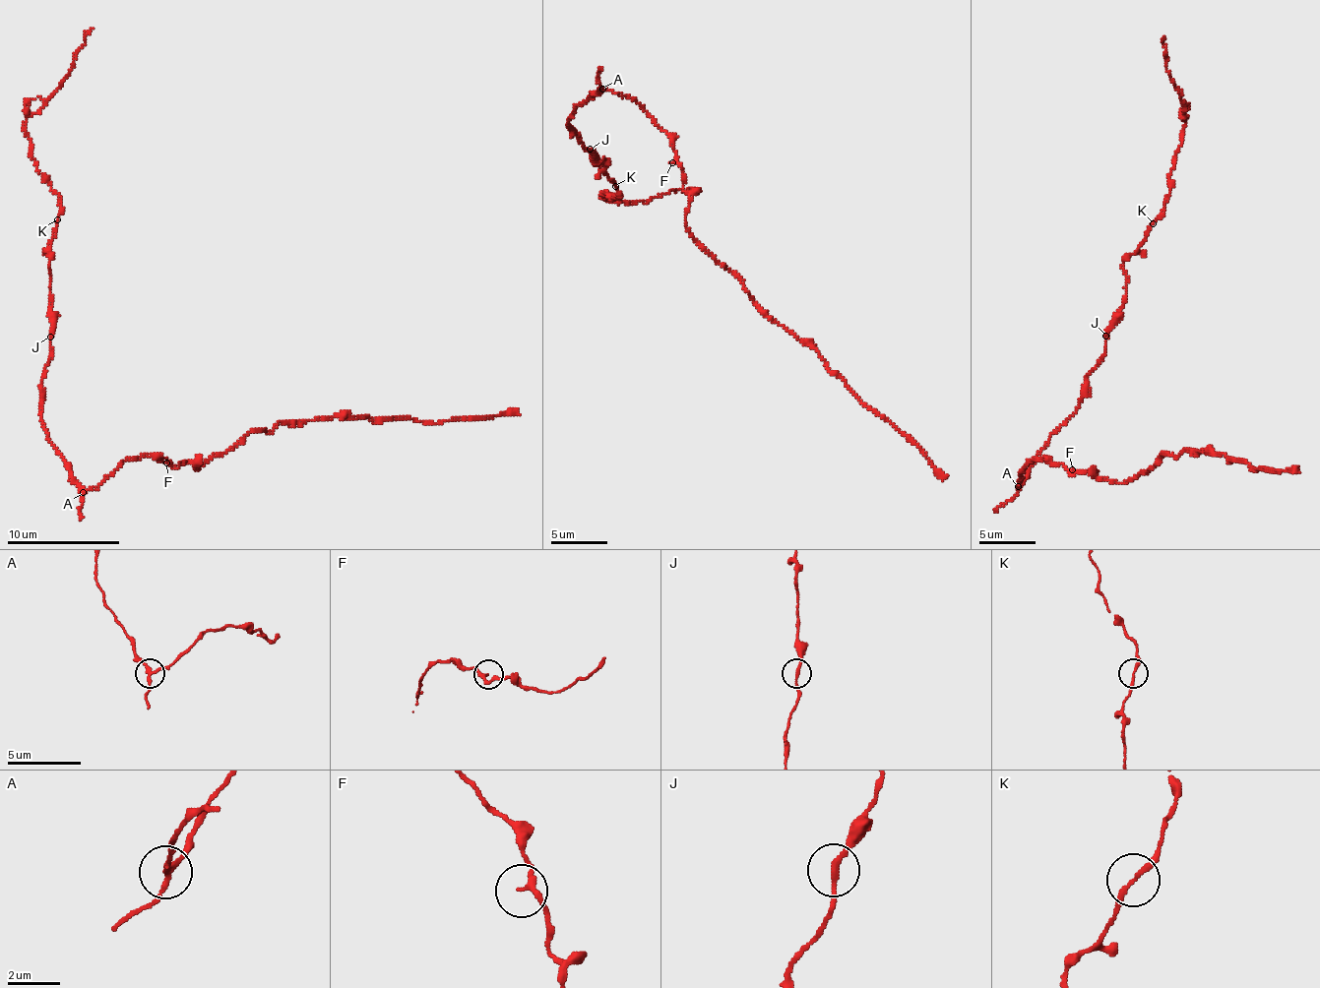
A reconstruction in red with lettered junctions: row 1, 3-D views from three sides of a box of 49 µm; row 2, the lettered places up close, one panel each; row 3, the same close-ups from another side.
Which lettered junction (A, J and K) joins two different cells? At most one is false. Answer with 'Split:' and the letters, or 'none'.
Split: A

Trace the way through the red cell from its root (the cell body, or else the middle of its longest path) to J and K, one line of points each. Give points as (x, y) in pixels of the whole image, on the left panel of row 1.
J: (87, 490), (72, 474), (70, 466), (48, 436), (41, 417), (41, 380), (48, 365), (50, 337)
K: (87, 490), (72, 474), (41, 417), (41, 380), (50, 353), (52, 319), (50, 249), (58, 219)

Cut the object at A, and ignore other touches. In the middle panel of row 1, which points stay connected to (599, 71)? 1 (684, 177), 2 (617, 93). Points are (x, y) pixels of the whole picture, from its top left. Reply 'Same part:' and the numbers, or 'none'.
Same part: none

